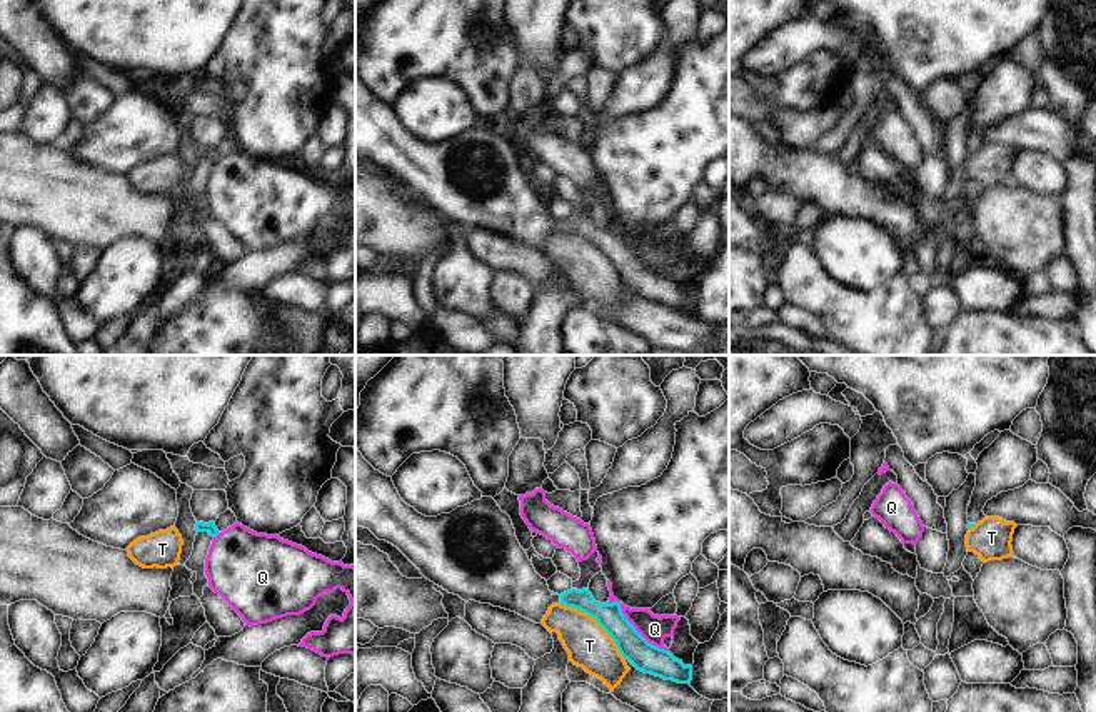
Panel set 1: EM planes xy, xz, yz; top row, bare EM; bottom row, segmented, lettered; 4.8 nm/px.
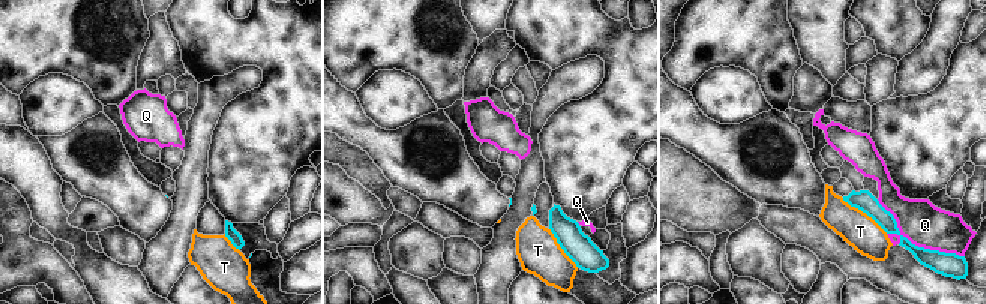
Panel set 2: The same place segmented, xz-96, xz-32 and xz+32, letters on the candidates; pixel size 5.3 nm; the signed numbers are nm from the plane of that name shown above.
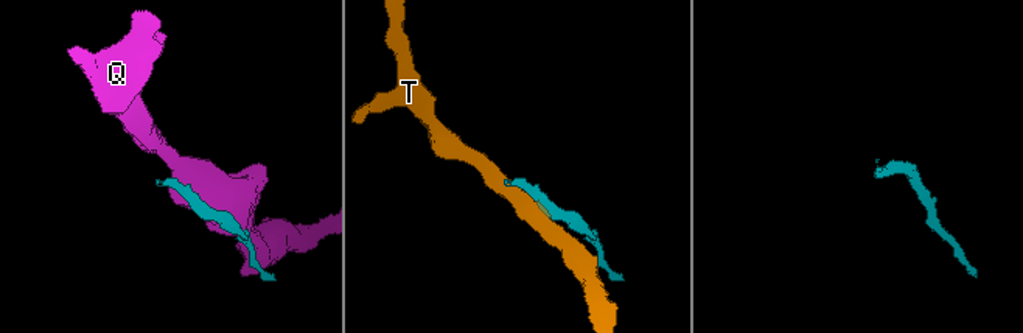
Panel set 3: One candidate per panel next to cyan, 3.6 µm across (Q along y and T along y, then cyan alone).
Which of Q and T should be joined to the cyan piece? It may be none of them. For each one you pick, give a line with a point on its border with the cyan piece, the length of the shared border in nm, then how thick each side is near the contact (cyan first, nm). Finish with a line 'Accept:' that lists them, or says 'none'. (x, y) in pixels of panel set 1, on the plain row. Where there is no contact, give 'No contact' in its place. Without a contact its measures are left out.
Accept: none.

